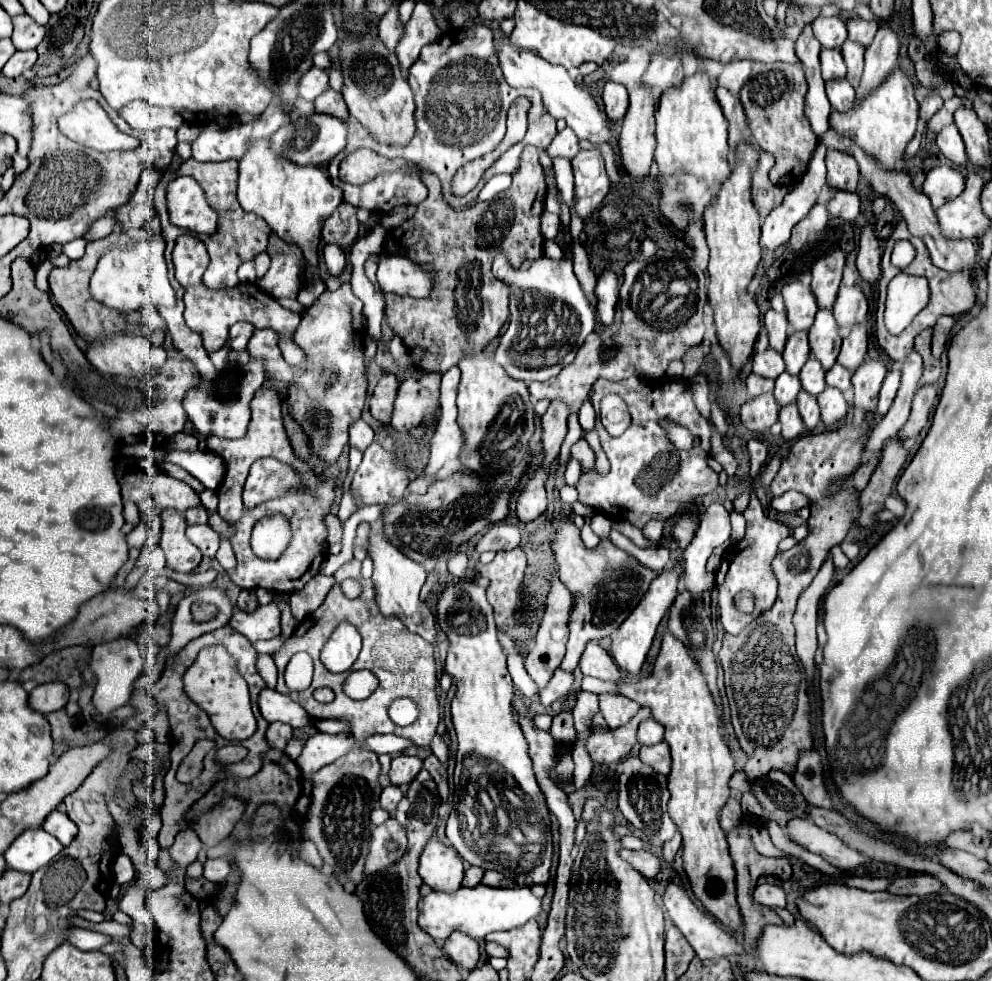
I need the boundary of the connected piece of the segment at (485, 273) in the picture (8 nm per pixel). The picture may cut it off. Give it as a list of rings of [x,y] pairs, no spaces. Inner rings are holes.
[[[536,149],[522,151],[520,169],[514,173],[512,185],[506,191],[502,191],[498,197],[490,201],[470,205],[462,211],[452,209],[444,201],[441,184],[436,175],[426,171],[422,177],[430,191],[428,199],[418,205],[418,211],[412,219],[408,219],[400,227],[390,229],[386,233],[384,251],[390,255],[408,257],[418,267],[424,267],[424,271],[430,271],[434,275],[434,287],[432,287],[432,293],[422,299],[386,293],[386,317],[388,317],[388,325],[392,327],[394,335],[400,337],[406,349],[410,351],[414,369],[444,373],[452,365],[458,365],[462,357],[482,351],[498,335],[500,327],[506,323],[510,315],[508,313],[508,291],[510,289],[508,285],[504,285],[490,273],[492,261],[496,253],[504,253],[508,259],[536,259],[536,255],[542,255],[544,237],[540,233],[540,215],[544,211],[546,185],[544,185],[542,165],[538,161]]]

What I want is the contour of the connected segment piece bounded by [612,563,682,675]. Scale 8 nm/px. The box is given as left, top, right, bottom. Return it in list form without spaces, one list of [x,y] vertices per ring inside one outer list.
[[[676,563],[672,569],[660,571],[660,575],[652,581],[652,585],[644,593],[644,597],[640,599],[636,609],[628,615],[628,619],[612,635],[612,657],[618,663],[618,667],[628,671],[630,675],[636,675],[640,671],[640,667],[642,667],[642,663],[646,659],[646,653],[648,653],[648,649],[652,645],[654,633],[658,629],[658,623],[662,621],[662,617],[666,615],[666,611],[670,609],[670,605],[676,599],[676,587],[678,587],[680,575],[682,575],[682,565],[680,563]]]

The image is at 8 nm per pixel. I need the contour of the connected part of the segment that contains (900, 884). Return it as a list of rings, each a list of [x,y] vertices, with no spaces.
[[[916,875],[916,877],[896,879],[888,891],[890,893],[896,893],[896,895],[914,893],[914,895],[920,895],[922,897],[922,895],[938,893],[942,887],[944,887],[944,883],[938,877],[932,877],[932,875]]]

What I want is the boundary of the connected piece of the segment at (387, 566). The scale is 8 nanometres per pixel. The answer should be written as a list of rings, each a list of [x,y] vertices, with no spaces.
[[[372,523],[372,531],[369,532],[369,548],[368,555],[374,561],[374,589],[376,589],[376,605],[380,609],[380,613],[384,617],[398,617],[408,631],[418,633],[422,639],[426,639],[428,643],[436,643],[436,621],[430,609],[426,609],[426,605],[420,601],[420,589],[426,581],[426,569],[408,559],[404,553],[396,551],[396,547],[392,547],[392,543],[388,543],[388,539],[384,539],[384,535],[380,535],[380,527],[382,523]]]

